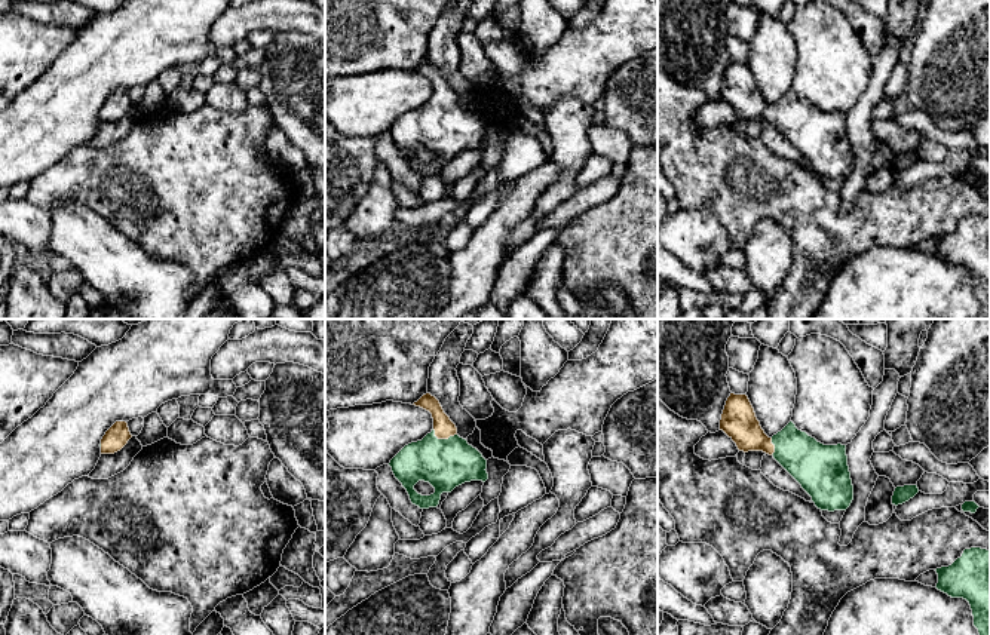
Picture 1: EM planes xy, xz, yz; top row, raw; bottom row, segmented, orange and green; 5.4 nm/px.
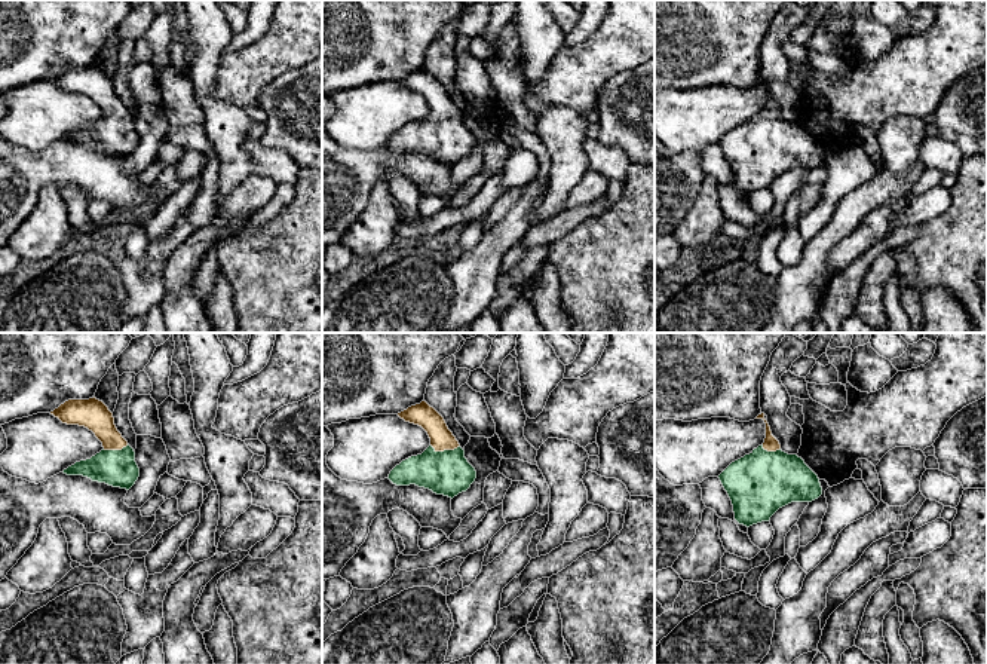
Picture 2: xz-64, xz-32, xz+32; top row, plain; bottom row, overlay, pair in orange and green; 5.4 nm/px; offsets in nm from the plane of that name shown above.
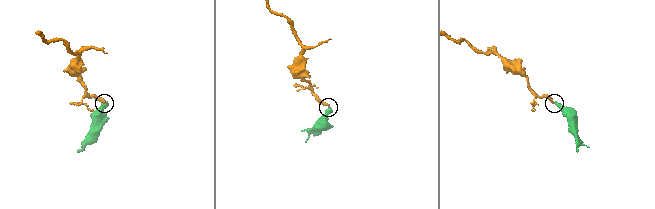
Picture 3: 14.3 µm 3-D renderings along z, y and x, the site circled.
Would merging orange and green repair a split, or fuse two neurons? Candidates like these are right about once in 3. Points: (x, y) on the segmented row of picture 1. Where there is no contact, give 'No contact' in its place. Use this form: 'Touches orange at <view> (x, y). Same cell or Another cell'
Touches orange at xz (443, 438). Same cell

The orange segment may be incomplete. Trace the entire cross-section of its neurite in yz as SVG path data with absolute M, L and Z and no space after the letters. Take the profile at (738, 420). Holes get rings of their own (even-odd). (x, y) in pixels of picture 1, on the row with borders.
M747 395L726 401L720 430L739 451L763 451L772 455L812 497L821 510L846 510L853 500L846 445L824 445L790 421L769 438L755 417Z

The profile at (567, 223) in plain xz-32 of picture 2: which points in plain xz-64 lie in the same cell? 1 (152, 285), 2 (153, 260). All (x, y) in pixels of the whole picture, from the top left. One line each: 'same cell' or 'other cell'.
1: other cell
2: other cell

